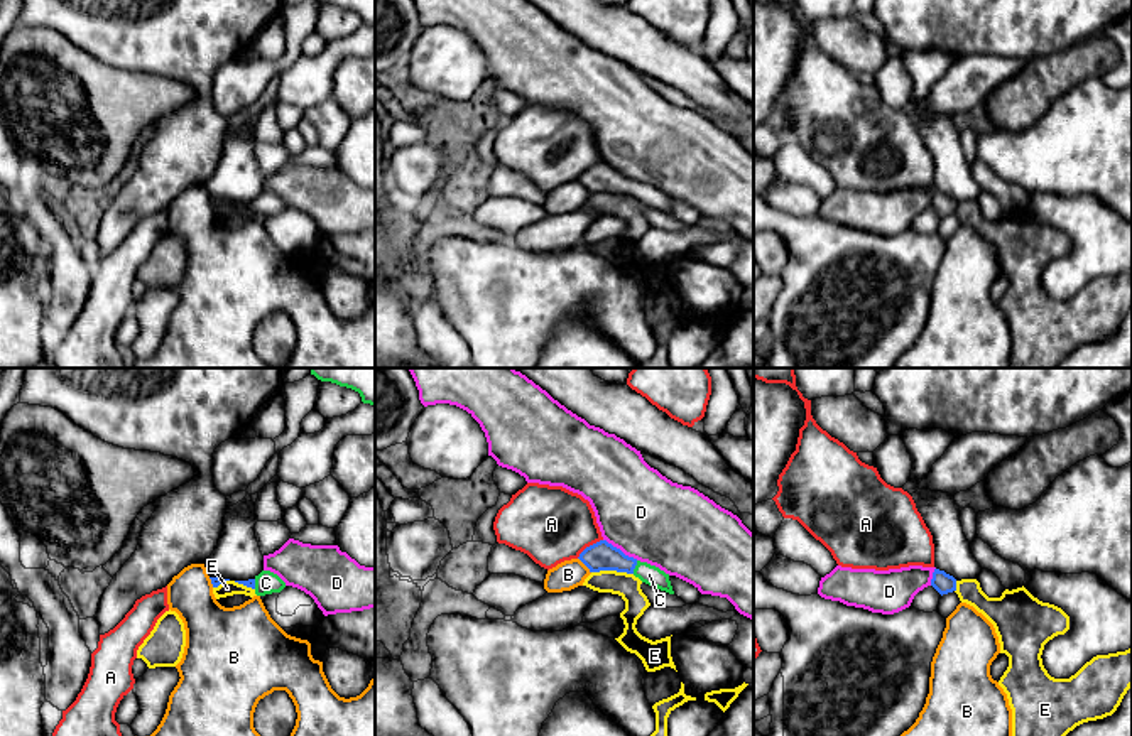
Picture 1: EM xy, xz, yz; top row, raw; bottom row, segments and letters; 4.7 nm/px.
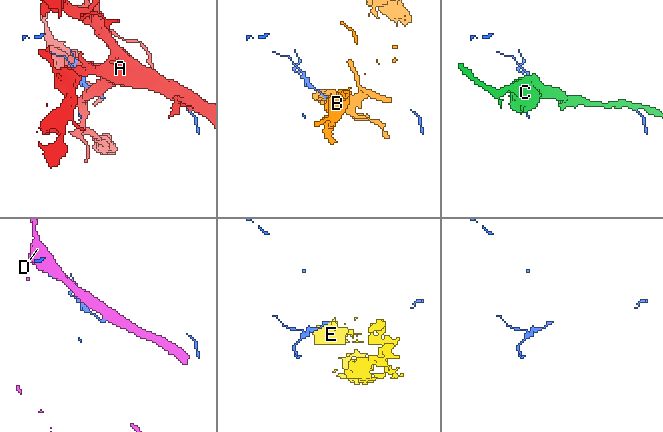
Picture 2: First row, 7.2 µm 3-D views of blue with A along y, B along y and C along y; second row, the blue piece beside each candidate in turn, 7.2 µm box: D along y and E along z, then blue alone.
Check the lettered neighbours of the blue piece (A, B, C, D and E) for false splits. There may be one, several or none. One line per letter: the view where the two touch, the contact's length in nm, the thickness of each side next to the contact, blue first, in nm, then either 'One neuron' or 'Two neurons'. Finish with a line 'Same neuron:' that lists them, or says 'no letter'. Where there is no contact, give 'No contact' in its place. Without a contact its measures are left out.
A: Touches blue in xz. Shared border 160 nm. Thickness 140 nm (blue) against 360 nm. Two neurons
B: Touches blue in xz. Shared border 100 nm. Thickness 140 nm (blue) against 140 nm. Two neurons
C: Touches blue in xz. Shared border 70 nm. Thickness 140 nm (blue) against 90 nm. One neuron
D: Touches blue in xz. Shared border 190 nm. Thickness 140 nm (blue) against 400 nm. Two neurons
E: Touches blue in xz. Shared border 200 nm. Thickness 140 nm (blue) against 120 nm. Two neurons
Same neuron: C

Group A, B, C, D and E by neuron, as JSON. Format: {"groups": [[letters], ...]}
{"groups": [["A"], ["B"], ["C"], ["D"], ["E"]]}

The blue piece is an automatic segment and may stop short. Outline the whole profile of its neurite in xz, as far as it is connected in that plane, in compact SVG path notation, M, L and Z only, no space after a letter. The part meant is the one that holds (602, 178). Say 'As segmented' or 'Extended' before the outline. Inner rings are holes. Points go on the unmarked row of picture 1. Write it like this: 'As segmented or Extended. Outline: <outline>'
Extended. Outline: M600 162L586 169L578 181L590 191L590 194L617 192L634 196L642 204L674 216L669 196L656 187L625 177L620 170L613 169L607 162Z

